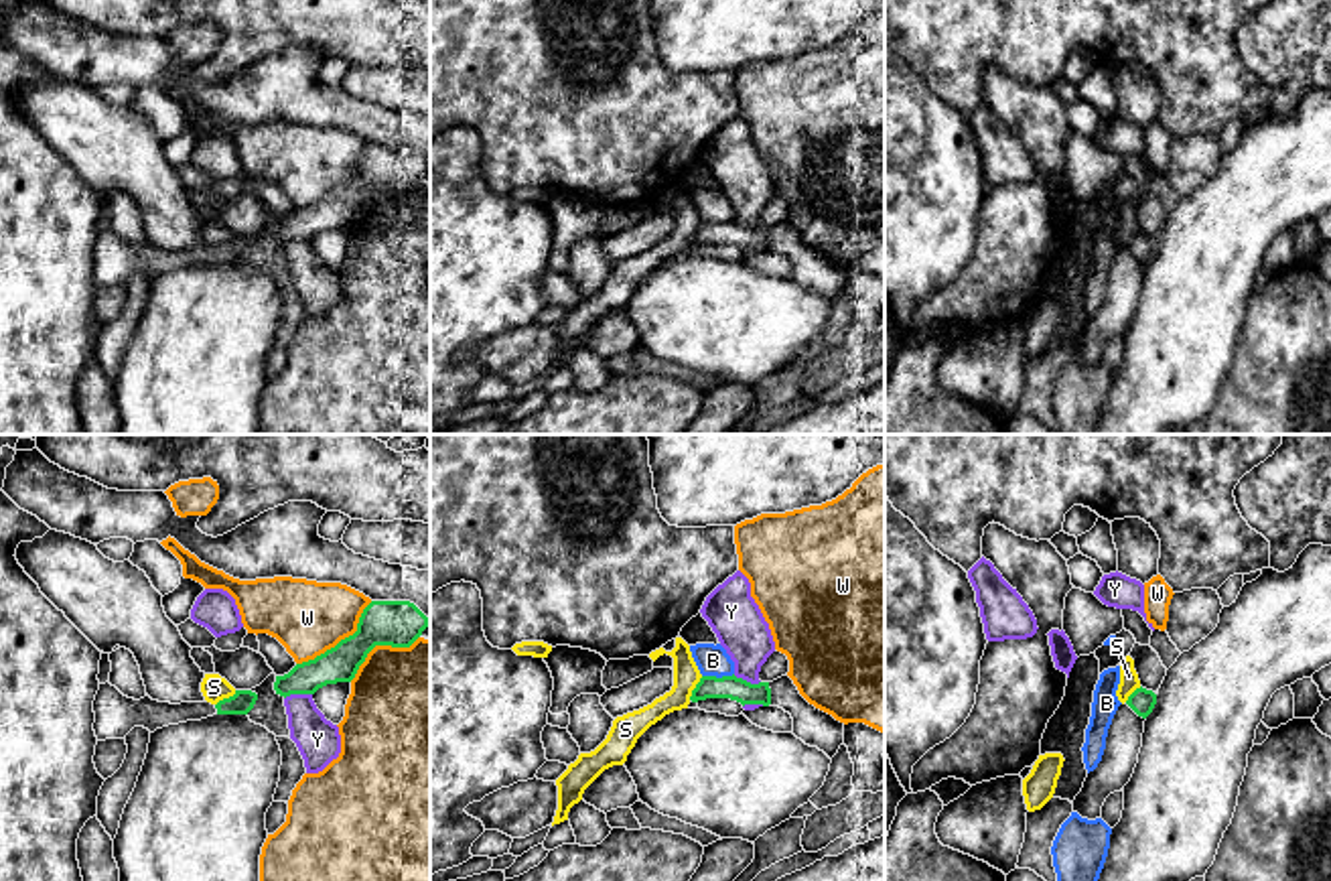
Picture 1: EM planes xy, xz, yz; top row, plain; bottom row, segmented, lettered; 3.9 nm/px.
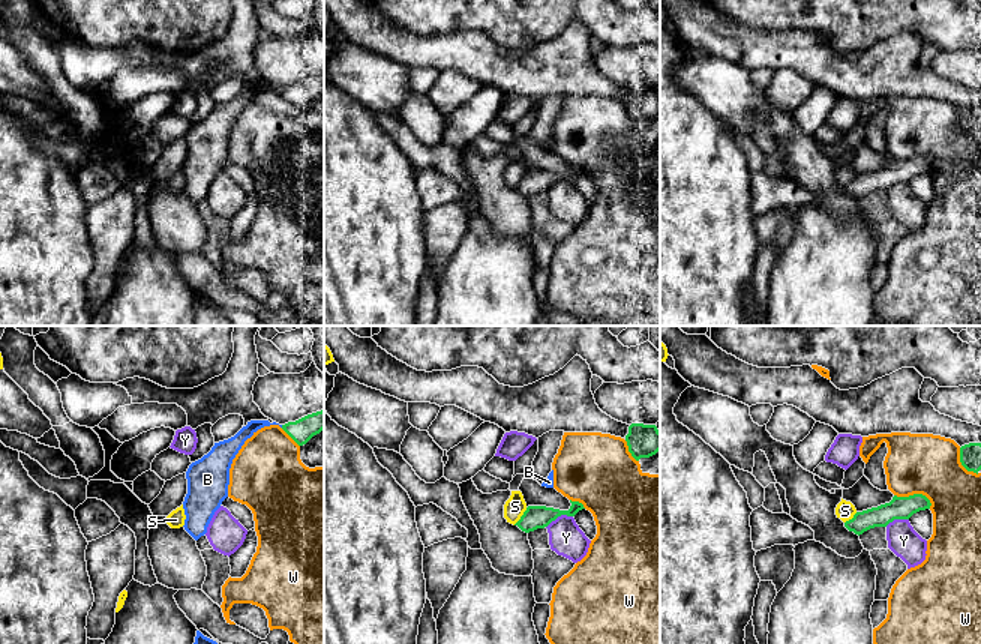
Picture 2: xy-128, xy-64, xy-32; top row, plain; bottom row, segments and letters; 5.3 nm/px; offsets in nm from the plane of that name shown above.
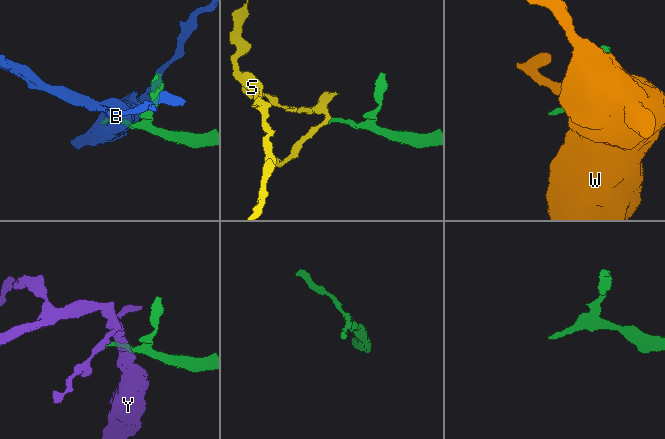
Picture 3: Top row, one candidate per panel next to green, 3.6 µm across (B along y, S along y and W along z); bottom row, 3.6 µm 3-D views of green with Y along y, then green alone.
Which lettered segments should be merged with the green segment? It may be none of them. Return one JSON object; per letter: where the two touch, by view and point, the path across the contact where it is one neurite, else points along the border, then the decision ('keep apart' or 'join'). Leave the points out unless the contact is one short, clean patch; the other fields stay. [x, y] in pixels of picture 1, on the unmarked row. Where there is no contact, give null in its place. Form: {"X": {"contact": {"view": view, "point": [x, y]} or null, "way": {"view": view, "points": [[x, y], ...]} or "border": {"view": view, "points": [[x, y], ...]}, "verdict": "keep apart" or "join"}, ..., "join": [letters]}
{"B": {"contact": {"view": "xz", "point": [715, 222]}, "verdict": "keep apart"}, "S": {"contact": {"view": "xz", "point": [694, 234]}, "border": {"view": "xz", "points": [[703, 222], [688, 244]]}, "verdict": "keep apart"}, "W": {"contact": {"view": "xy", "point": [341, 185]}, "verdict": "keep apart"}, "Y": {"contact": {"view": "xy", "point": [297, 238]}, "border": {"view": "xy", "points": [[311, 238], [291, 238], [285, 244]]}, "verdict": "keep apart"}, "join": []}

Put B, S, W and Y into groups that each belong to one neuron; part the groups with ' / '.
B / S / W / Y

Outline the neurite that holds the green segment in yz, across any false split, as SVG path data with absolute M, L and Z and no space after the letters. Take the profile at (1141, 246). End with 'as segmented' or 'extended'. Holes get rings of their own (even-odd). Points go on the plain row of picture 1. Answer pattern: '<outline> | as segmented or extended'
M1140 231L1140 233L1136 233L1136 235L1128 242L1126 250L1128 250L1138 262L1146 264L1146 262L1152 258L1154 250L1157 250L1157 240L1154 240L1152 235L1146 235L1146 233Z | as segmented

